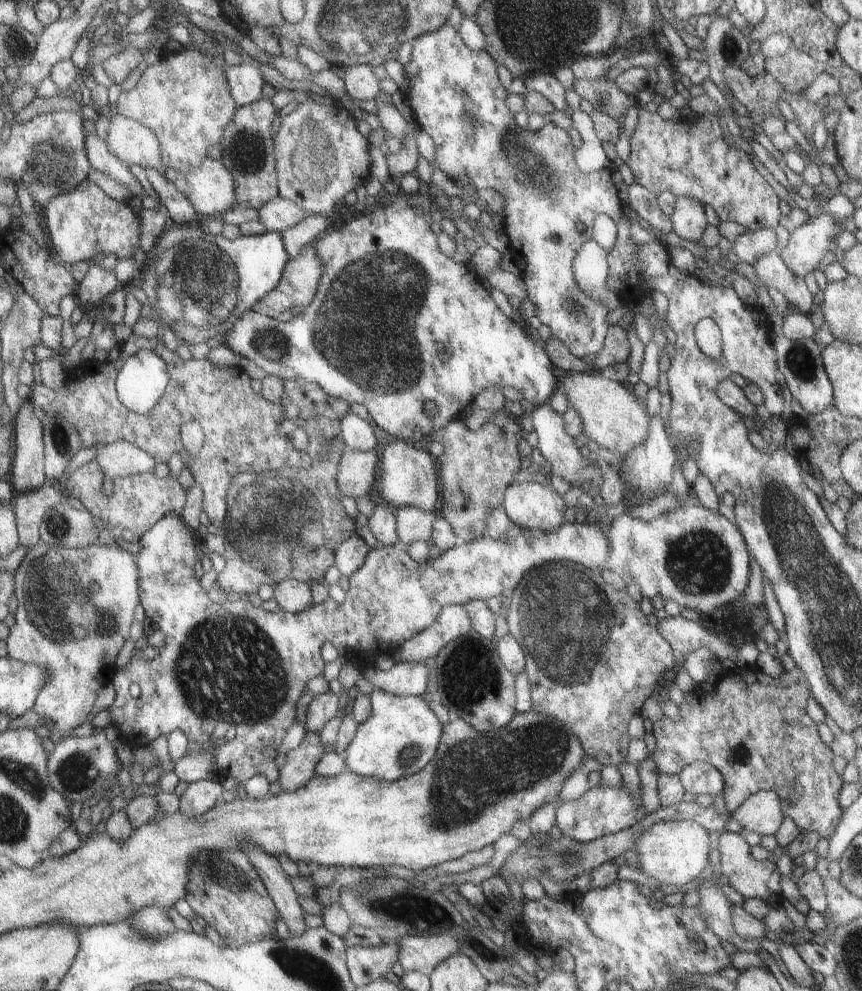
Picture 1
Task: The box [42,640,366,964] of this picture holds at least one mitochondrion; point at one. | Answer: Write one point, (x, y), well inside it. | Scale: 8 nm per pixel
(214, 869)

